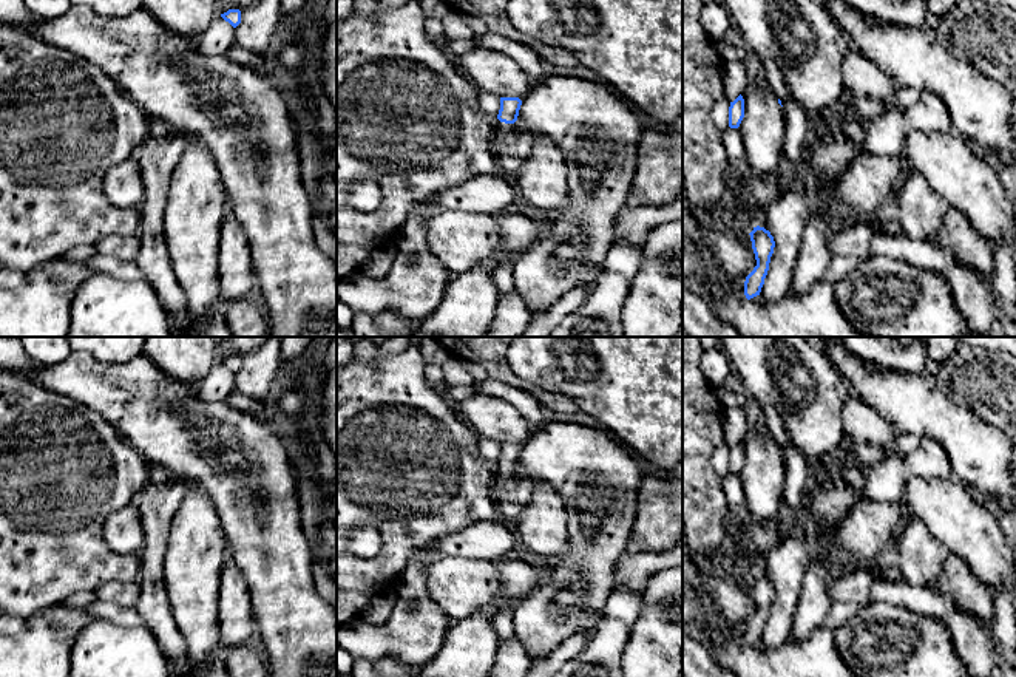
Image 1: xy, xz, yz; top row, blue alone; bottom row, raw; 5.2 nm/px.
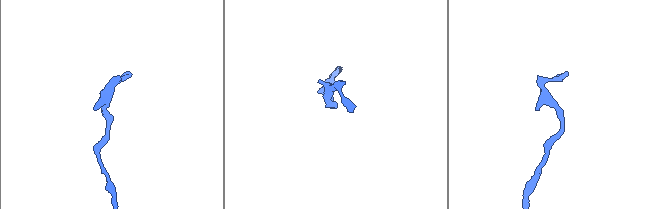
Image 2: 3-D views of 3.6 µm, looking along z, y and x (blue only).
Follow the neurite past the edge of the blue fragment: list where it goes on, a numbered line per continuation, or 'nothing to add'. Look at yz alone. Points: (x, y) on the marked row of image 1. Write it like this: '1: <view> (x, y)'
nothing to add

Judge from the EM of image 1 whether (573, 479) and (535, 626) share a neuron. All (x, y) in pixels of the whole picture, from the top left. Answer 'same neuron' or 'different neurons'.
same neuron

